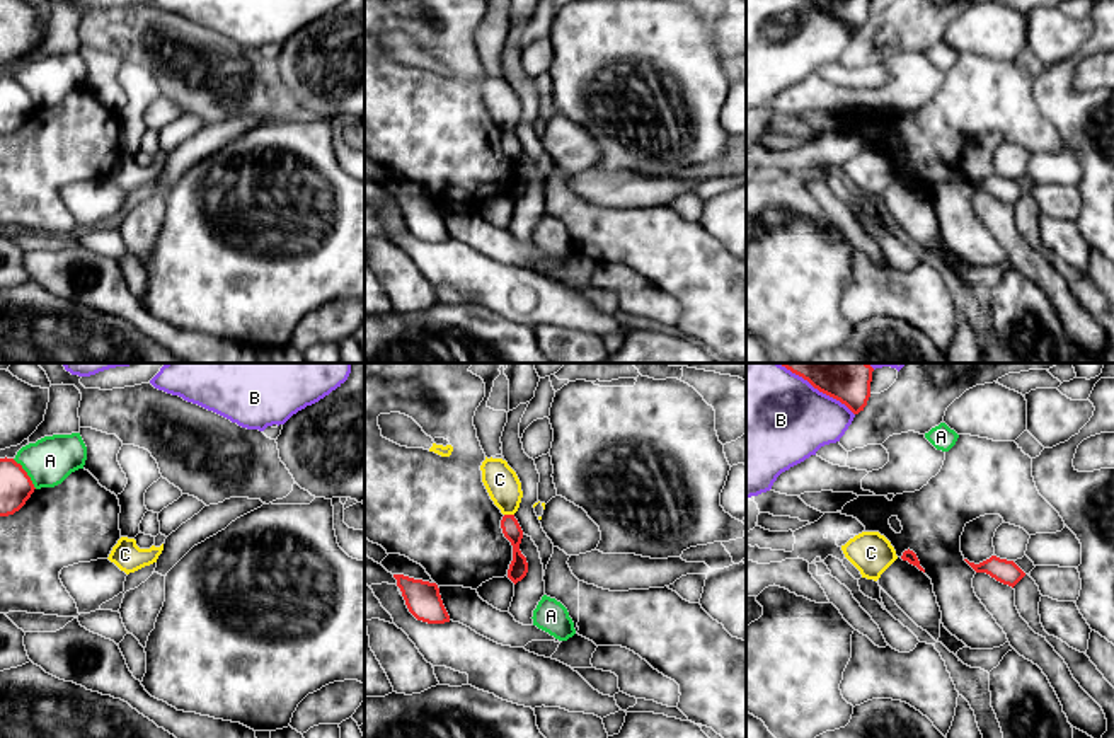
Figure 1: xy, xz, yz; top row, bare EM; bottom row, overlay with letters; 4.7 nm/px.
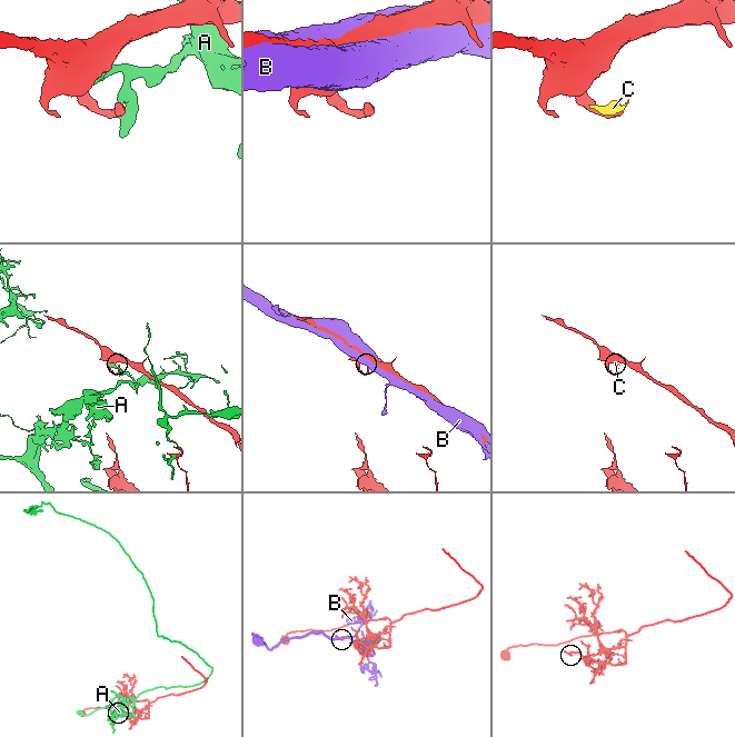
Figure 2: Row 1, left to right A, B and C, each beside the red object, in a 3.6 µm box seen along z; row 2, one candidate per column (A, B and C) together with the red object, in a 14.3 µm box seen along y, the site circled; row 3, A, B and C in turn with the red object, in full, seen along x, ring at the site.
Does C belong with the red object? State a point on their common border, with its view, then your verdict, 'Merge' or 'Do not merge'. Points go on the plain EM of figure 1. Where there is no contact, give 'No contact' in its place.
Touches red at xz (510, 133). Merge

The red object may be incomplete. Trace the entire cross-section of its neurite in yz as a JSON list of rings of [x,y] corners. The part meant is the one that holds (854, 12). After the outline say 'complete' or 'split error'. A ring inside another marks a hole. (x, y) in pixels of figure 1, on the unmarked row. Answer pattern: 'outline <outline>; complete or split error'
outline [[[809,0],[819,10],[840,19],[853,32],[867,24],[870,15],[870,0]]]; complete

